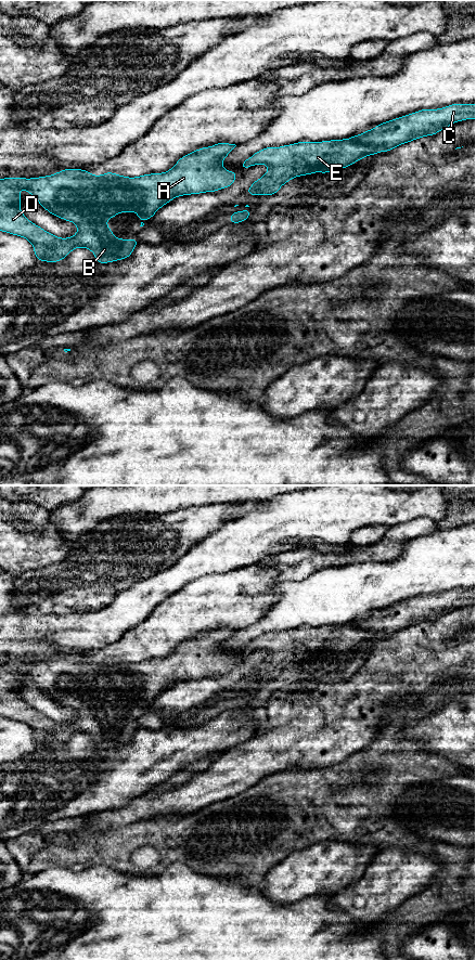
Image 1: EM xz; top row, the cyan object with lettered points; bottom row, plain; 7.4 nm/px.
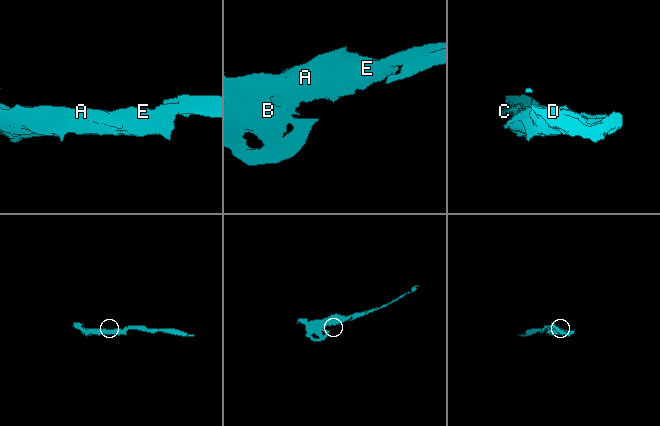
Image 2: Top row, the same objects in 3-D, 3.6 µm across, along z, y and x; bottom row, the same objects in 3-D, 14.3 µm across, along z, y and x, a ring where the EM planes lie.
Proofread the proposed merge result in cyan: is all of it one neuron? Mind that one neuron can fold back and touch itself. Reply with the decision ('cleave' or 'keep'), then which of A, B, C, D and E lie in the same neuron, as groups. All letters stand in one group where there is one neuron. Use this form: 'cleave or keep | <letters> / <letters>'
cleave | A B D E / C

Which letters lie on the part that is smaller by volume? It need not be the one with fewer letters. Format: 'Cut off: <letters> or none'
Cut off: C

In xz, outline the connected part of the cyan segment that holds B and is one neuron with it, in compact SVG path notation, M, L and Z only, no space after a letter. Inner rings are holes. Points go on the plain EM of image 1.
M218 628L211 633L198 634L180 644L175 652L165 659L144 660L137 663L127 663L113 658L92 661L87 656L69 653L48 662L0 664L0 716L27 724L34 730L35 741L39 747L61 747L77 732L92 736L99 749L128 743L140 726L115 723L106 711L106 705L114 703L118 698L136 697L138 703L143 706L151 704L162 691L175 683L216 677L230 672L235 667L237 658L227 657L221 649L235 632L230 628ZM20 674L35 682L50 699L75 708L78 718L69 724L59 724L31 709L20 695L22 686Z

